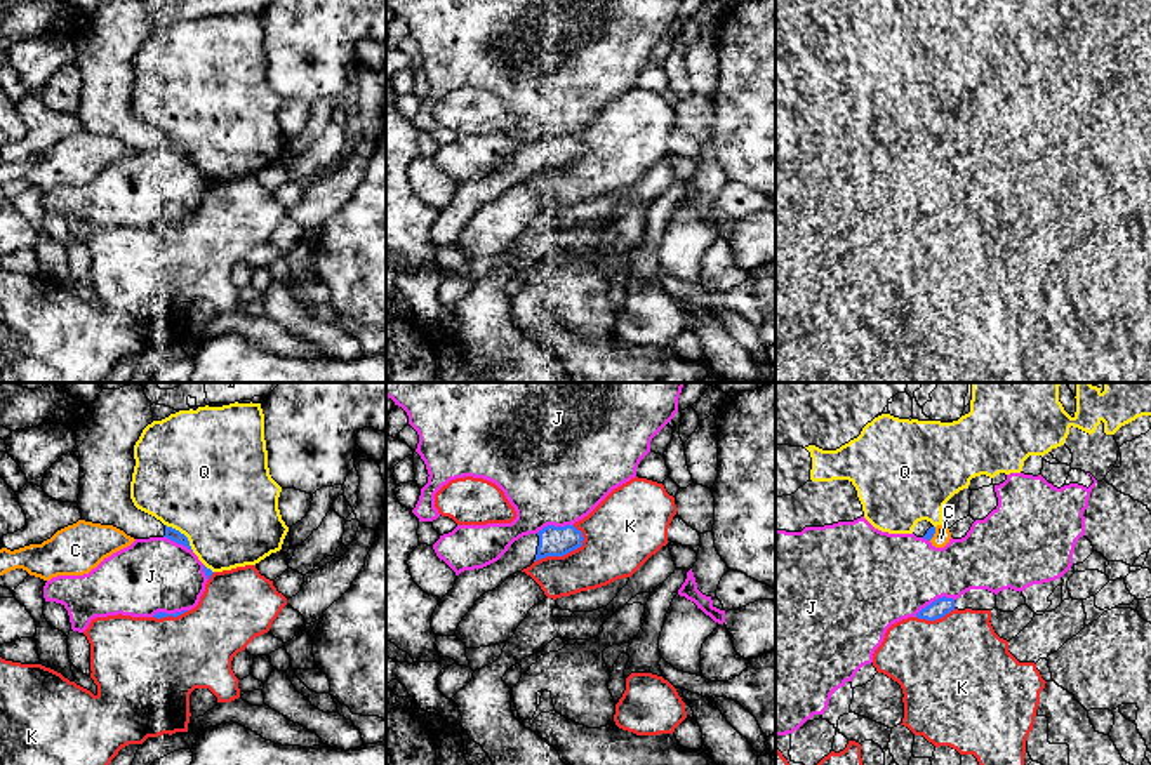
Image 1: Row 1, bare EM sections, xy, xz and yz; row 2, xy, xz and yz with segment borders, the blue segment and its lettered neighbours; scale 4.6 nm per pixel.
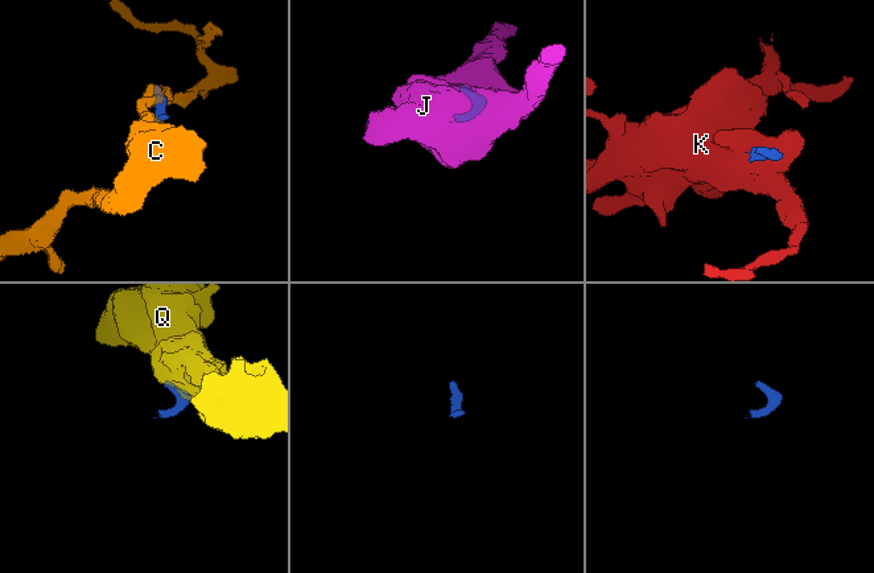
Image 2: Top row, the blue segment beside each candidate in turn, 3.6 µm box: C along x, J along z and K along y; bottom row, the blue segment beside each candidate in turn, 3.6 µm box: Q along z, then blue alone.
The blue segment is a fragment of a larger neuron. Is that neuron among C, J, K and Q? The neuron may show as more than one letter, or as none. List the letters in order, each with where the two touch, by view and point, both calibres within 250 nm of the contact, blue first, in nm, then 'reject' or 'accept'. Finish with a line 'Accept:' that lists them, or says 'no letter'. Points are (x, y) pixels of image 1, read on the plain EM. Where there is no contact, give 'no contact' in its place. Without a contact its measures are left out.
C: contact yz (934, 143); calibres 40 and 80 nm; reject
J: contact yz (936, 211); calibres 90 and 420 nm; reject
K: contact xz (564, 164); calibres 140 and 300 nm; reject
Q: contact xy (183, 145); calibres 60 and 500 nm; reject
Accept: no letter

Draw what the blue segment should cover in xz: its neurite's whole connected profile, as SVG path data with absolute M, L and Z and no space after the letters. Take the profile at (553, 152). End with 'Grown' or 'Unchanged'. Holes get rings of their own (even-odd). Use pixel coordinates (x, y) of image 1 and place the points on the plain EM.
M548 136L537 144L515 151L494 174L464 181L457 186L454 198L438 212L431 226L431 240L438 247L454 247L459 233L487 202L501 196L509 186L522 183L546 167L563 167L582 156L582 143L574 136Z. Grown

